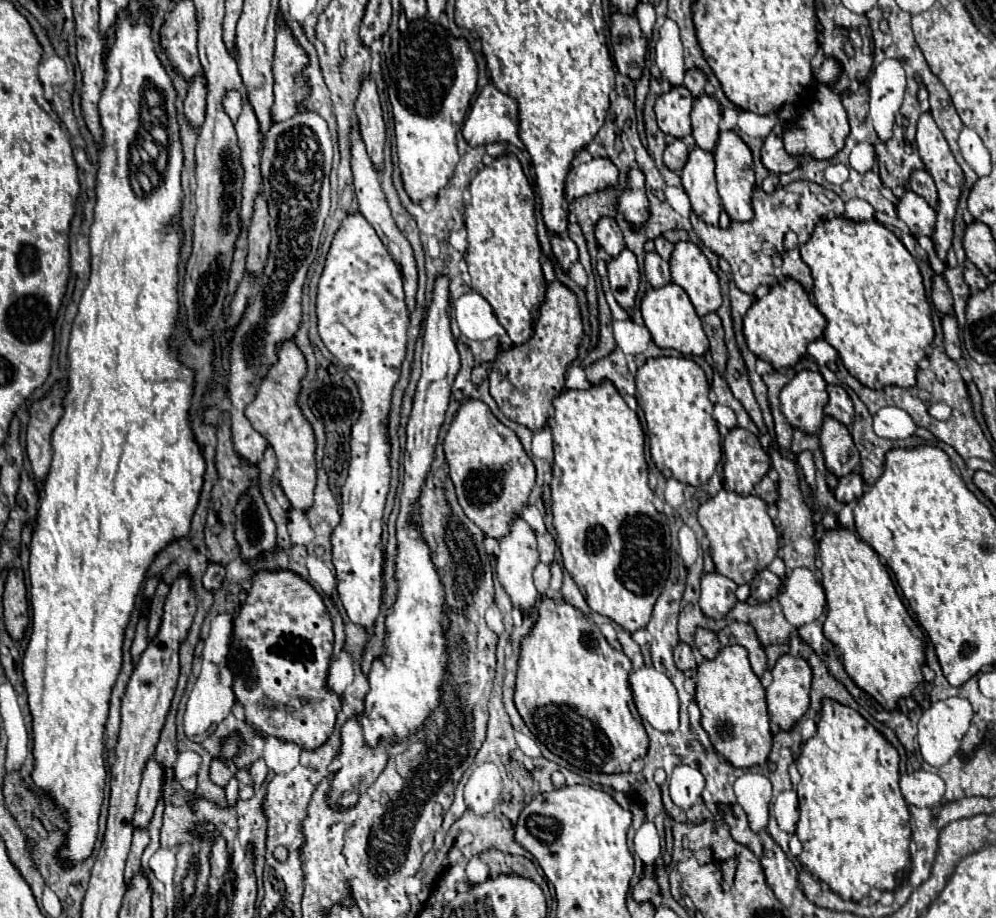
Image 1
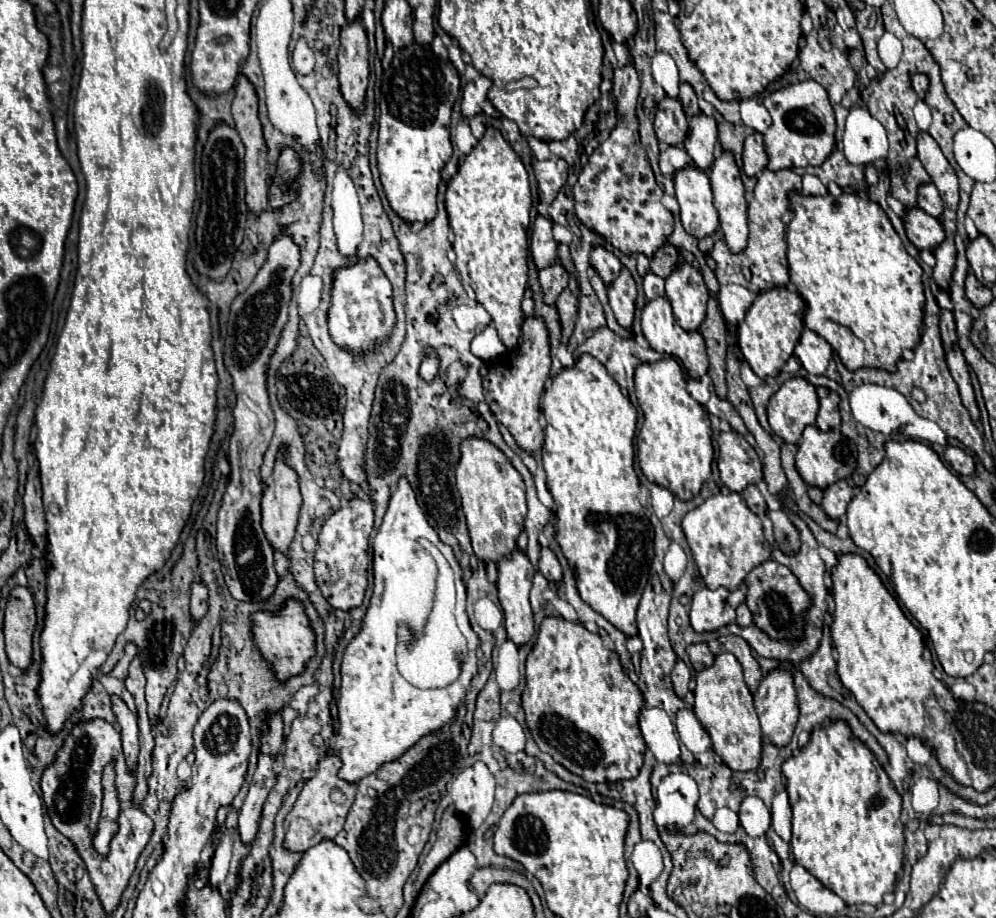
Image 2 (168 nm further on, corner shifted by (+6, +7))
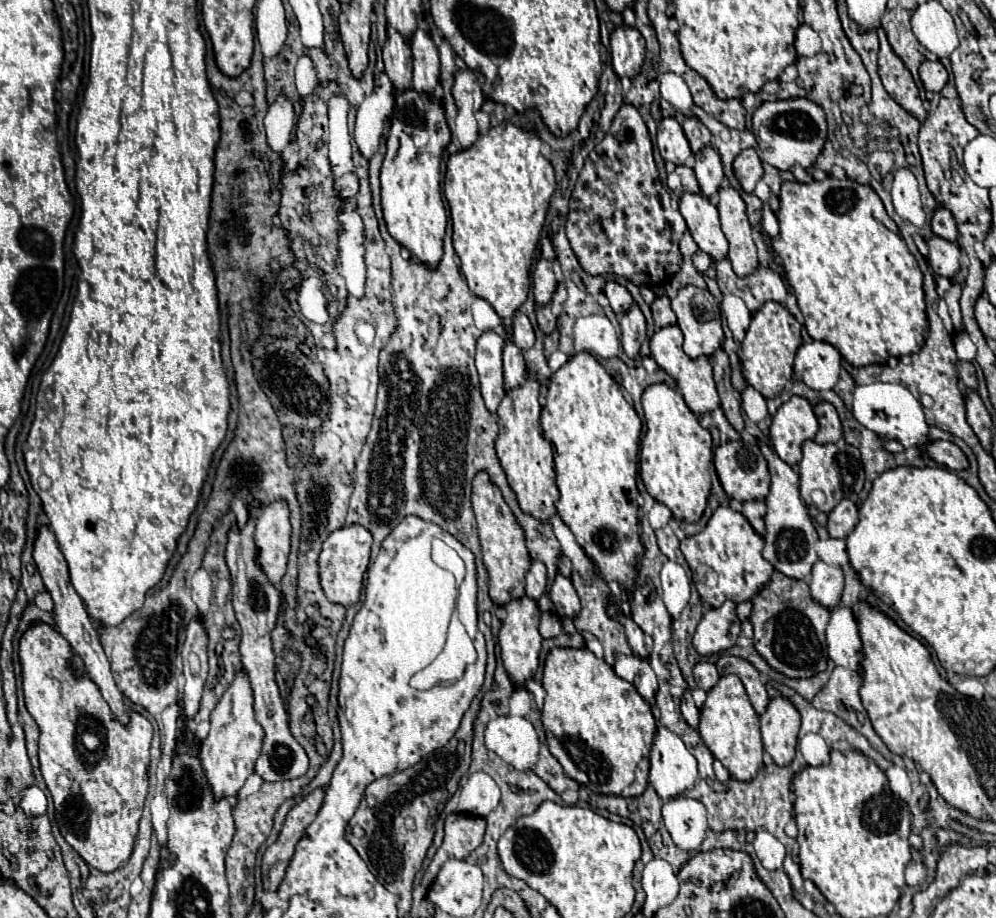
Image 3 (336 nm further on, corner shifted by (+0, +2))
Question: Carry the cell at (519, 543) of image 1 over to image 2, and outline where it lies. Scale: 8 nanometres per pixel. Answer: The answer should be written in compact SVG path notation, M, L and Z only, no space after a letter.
M514 550L512 556L504 558L498 564L498 600L500 606L504 610L504 628L506 628L506 638L512 640L516 646L524 646L532 640L534 636L534 614L528 602L528 594L530 594L530 586L532 586L532 578L534 578L534 568L528 560L528 556L520 550Z

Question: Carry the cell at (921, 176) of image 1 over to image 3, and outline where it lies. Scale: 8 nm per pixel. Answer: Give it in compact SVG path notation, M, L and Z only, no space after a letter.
M938 207L934 213L932 213L932 231L934 235L940 235L948 241L956 241L958 237L958 229L956 229L956 223L954 223L954 217L950 215L950 211L946 211L944 207Z

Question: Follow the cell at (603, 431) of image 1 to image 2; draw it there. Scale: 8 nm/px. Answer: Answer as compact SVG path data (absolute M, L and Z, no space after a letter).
M582 354L572 368L562 368L558 376L542 396L542 414L546 418L546 442L542 450L542 468L546 472L548 490L556 504L556 540L562 552L576 570L578 592L598 614L602 614L626 636L636 636L636 606L640 594L648 582L648 564L654 558L652 552L652 524L644 516L644 508L638 502L638 476L634 470L635 447L632 440L636 432L636 408L626 396L622 396L616 380L606 368L590 354Z

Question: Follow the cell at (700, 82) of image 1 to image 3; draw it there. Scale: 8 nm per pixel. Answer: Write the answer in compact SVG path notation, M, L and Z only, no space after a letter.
M690 115L684 119L684 125L682 125L688 141L690 141L690 147L694 153L698 153L702 147L706 147L710 143L710 131L706 131L706 125L704 123L698 123L698 117L696 115Z

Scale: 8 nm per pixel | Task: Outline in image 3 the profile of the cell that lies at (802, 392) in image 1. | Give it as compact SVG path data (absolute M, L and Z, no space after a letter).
M794 395L778 407L770 425L770 441L782 461L798 463L802 459L802 443L814 439L816 431L818 419L810 401Z

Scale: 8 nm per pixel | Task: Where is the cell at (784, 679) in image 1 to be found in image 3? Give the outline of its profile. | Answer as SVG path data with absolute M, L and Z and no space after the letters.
M782 695L770 699L766 713L760 717L762 743L776 765L788 765L794 759L800 719L794 703Z

